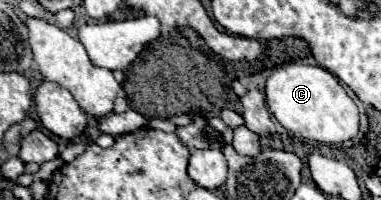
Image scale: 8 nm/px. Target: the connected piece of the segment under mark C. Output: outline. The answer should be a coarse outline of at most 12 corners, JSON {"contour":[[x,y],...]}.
{"contour":[[289,62],[265,102],[291,134],[341,144],[359,110],[325,68]]}

